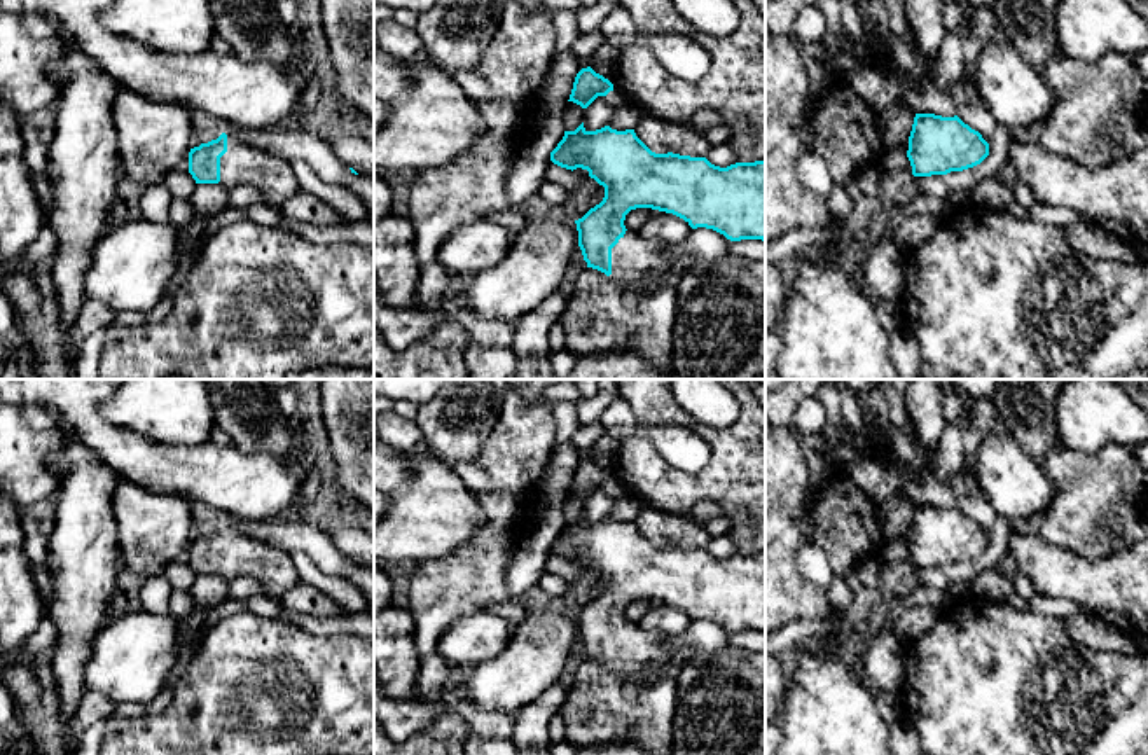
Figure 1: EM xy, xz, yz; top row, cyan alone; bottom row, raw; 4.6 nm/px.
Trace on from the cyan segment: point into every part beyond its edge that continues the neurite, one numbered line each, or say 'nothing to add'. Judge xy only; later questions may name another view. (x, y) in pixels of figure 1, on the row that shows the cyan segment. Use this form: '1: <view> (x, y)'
1: xy (243, 163)

